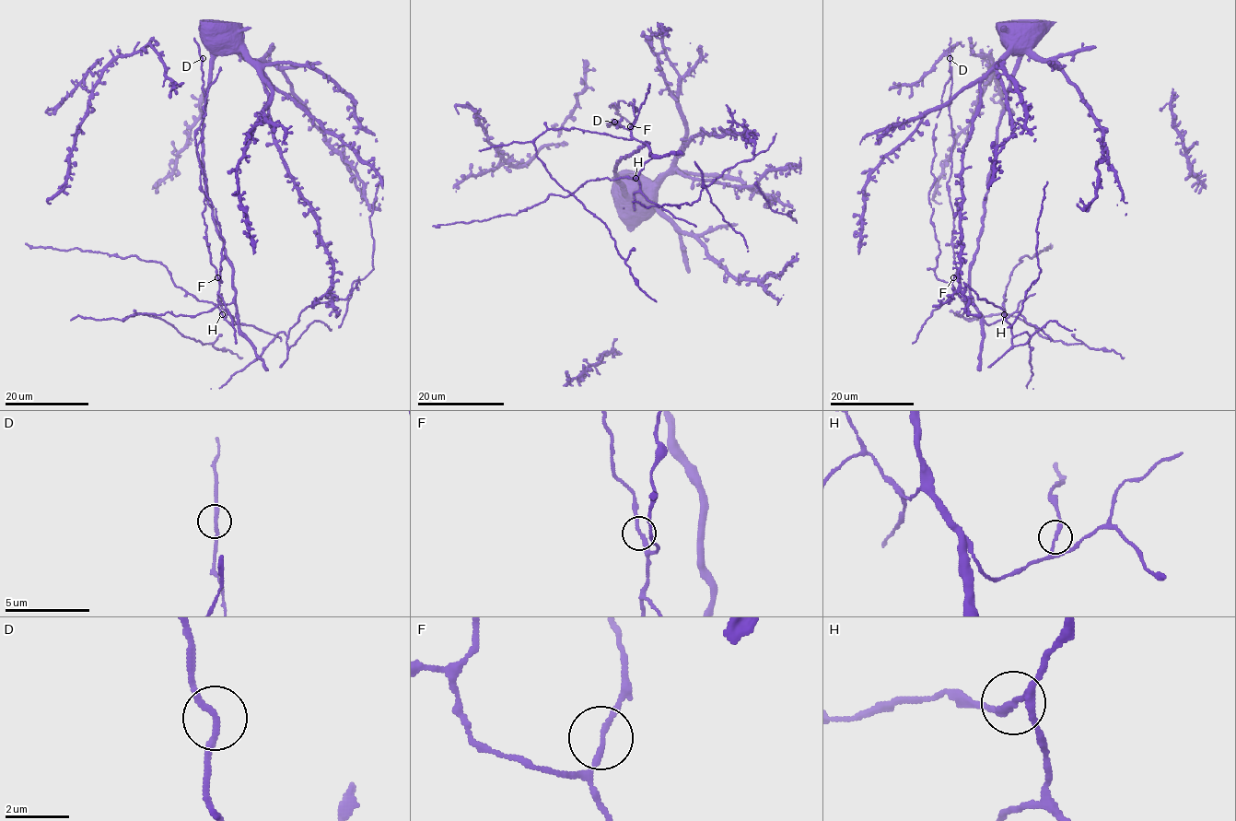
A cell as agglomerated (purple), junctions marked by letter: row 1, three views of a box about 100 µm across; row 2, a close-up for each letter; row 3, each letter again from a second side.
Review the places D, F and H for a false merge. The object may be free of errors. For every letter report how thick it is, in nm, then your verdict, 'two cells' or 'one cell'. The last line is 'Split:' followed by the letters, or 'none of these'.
D: 200 nm | one cell
F: 180 nm | one cell
H: 190 nm | one cell
Split: none of these

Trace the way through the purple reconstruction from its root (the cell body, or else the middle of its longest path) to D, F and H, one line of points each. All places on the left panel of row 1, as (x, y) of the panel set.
D: (207, 195), (232, 267), (235, 298), (228, 304), (218, 299), (203, 216), (195, 144), (204, 113), (203, 58)
F: (207, 195), (215, 230), (232, 267), (235, 298), (228, 304), (218, 299), (217, 277)
H: (207, 195), (215, 230), (232, 267), (239, 321), (231, 324), (222, 314)

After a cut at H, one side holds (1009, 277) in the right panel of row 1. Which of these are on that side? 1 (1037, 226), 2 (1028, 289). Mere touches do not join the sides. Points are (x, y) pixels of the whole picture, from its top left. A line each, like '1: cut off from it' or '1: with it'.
1: cut off from it
2: cut off from it

